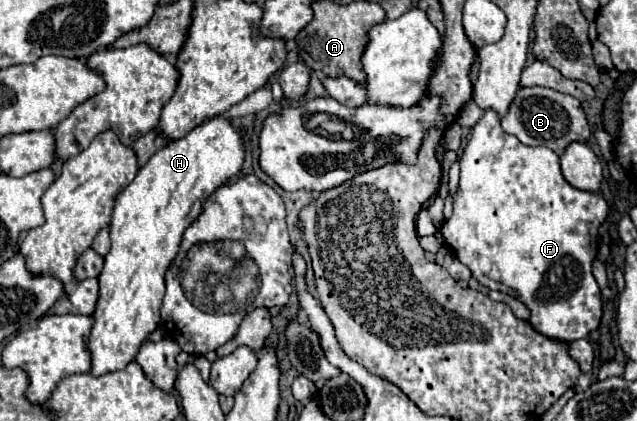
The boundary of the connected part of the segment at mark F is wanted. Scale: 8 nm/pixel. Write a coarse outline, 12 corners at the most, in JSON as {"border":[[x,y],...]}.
{"border":[[494,111],[442,225],[546,337],[588,339],[600,193]]}

